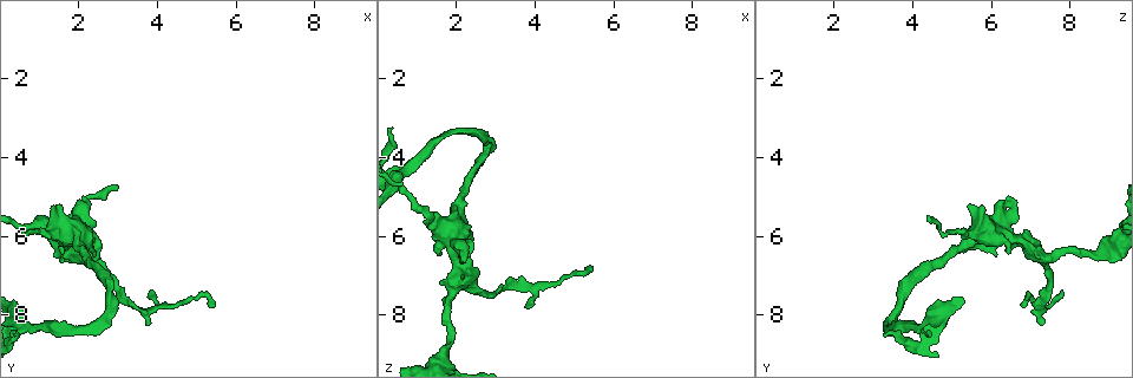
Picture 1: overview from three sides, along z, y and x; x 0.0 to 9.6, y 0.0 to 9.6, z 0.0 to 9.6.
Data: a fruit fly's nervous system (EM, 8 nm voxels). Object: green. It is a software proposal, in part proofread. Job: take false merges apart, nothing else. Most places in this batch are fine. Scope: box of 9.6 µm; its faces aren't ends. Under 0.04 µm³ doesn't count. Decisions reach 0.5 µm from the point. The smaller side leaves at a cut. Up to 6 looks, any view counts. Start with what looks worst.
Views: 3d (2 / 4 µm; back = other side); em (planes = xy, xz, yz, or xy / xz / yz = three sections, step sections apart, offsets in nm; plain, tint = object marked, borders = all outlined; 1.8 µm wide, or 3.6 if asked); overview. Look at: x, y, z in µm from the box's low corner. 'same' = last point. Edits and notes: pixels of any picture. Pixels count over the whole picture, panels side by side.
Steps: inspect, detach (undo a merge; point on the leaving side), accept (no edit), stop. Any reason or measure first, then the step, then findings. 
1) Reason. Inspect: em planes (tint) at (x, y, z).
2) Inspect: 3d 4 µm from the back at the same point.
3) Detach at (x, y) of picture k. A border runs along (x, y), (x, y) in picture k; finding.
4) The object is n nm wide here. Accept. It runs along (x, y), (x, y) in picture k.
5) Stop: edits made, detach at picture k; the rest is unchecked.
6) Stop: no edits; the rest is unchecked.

A fork. Inspect: em 3.6 µm planes (borders) at (1.85, 5.85, 6.00).

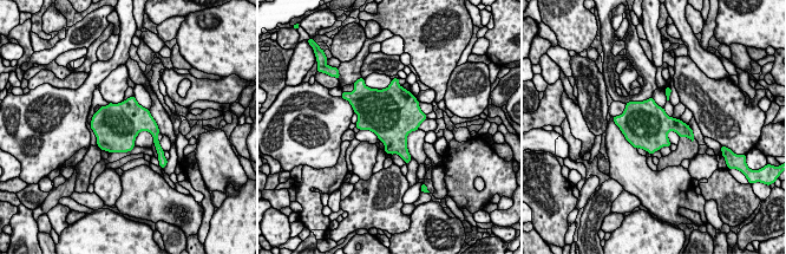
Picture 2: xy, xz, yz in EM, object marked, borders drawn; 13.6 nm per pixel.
The object is 600 nm wide here. Accept. One cell here.

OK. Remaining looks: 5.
Sharp bend. Inspect: em xz step 8 (tint) at (0.60, 8.20, 4.50).

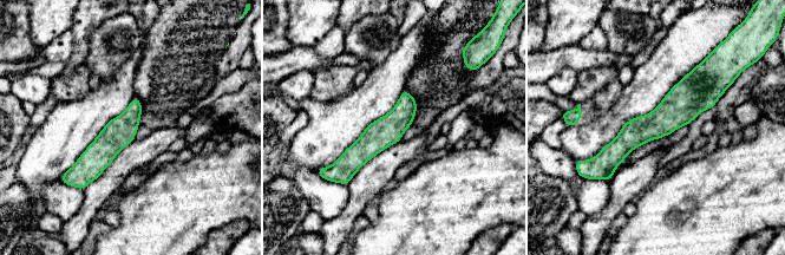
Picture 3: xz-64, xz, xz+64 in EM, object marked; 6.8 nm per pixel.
Cut it another way. Inspect: em yz step 4 (tint) at the same point.

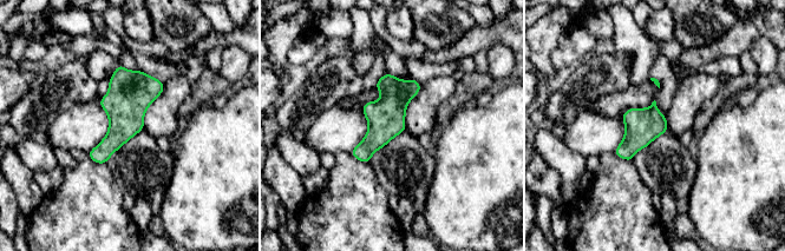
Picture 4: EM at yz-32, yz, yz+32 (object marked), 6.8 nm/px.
Accept. All the same cell.

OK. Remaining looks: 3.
Calibre changes. Inspect: 3d 4 µm at (1.75, 6.30, 9.15).

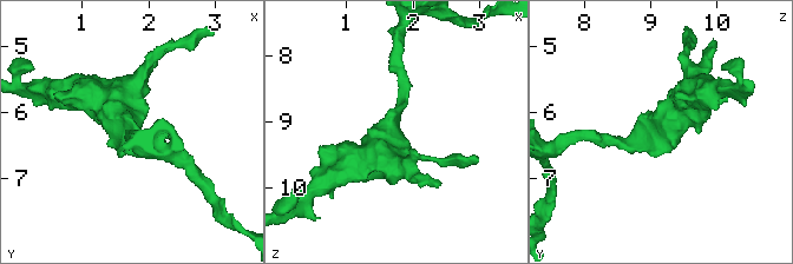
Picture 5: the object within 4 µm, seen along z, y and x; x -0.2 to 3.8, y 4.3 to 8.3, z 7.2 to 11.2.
The arms are 180, 600 nm wide. Inspect: em xy step 4 (tint) at (1.75, 6.30, 9.15).

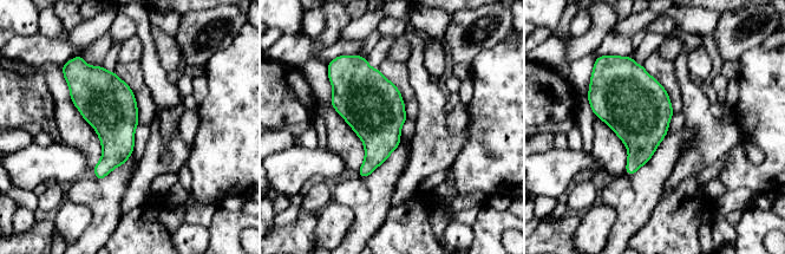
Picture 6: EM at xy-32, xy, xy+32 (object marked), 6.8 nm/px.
Inspect: em planes (borders) at the same point.

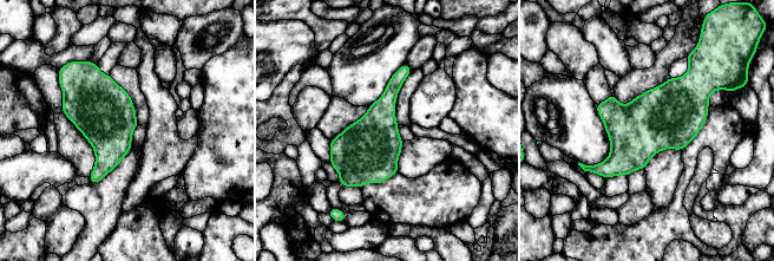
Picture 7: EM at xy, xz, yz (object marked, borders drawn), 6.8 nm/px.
The object is 400 nm wide here. Accept. One cell here.

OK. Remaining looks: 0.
Stop: no edits; the rest is unchecked.

